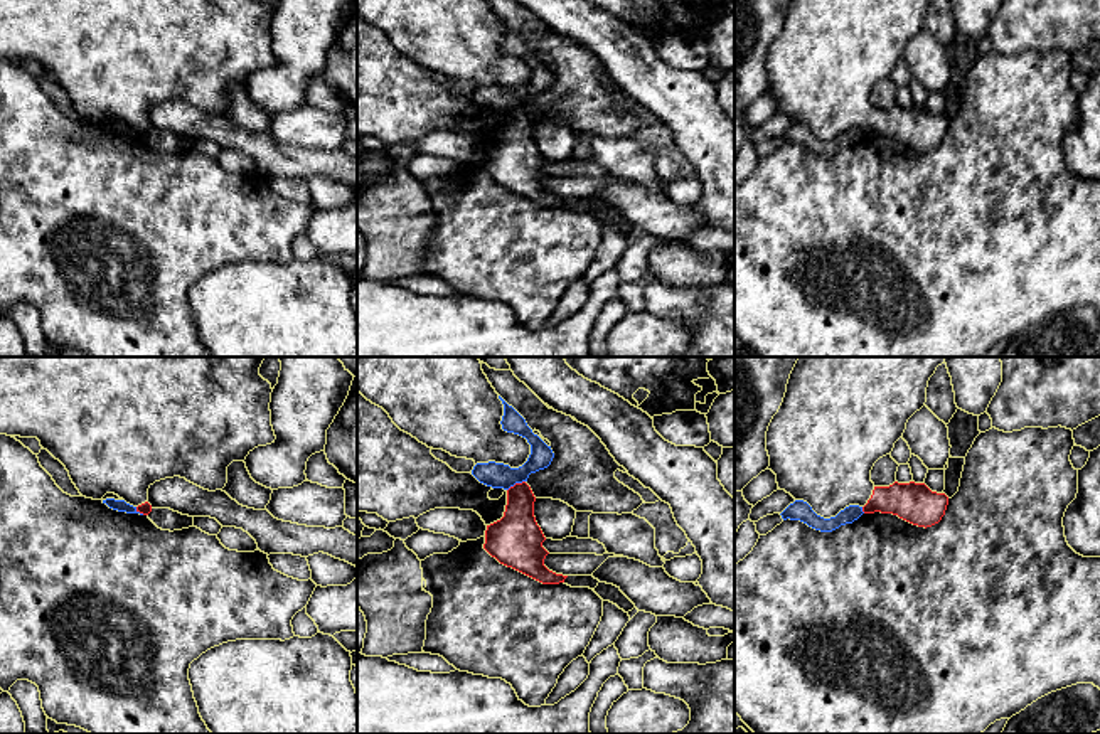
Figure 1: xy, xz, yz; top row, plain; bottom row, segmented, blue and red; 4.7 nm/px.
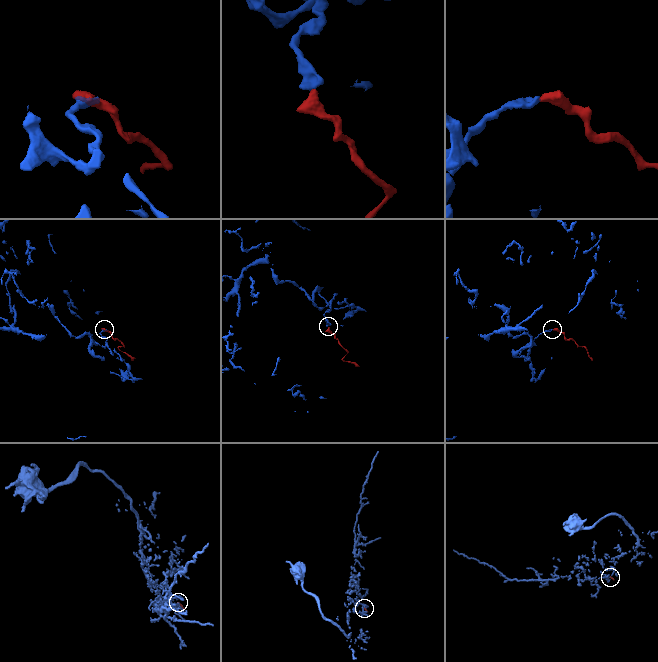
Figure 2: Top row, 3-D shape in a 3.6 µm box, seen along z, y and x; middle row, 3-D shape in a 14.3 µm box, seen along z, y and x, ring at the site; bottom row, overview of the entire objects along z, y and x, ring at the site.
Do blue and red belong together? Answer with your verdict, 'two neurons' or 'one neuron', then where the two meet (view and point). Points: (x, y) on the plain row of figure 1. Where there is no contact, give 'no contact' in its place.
two neurons; contact xz (516, 105)

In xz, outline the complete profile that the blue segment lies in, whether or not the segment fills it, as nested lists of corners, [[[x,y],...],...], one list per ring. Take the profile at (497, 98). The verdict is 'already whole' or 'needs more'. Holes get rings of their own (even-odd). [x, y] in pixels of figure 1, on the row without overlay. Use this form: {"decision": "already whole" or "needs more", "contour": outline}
{"decision": "already whole", "contour": [[[500,19],[499,22],[504,27],[504,39],[500,44],[502,52],[526,61],[531,67],[531,77],[519,91],[510,91],[509,88],[495,84],[477,86],[472,98],[487,109],[509,113],[515,106],[527,104],[531,96],[547,91],[554,76],[551,69],[532,56],[526,42],[512,29],[509,29]]]}

